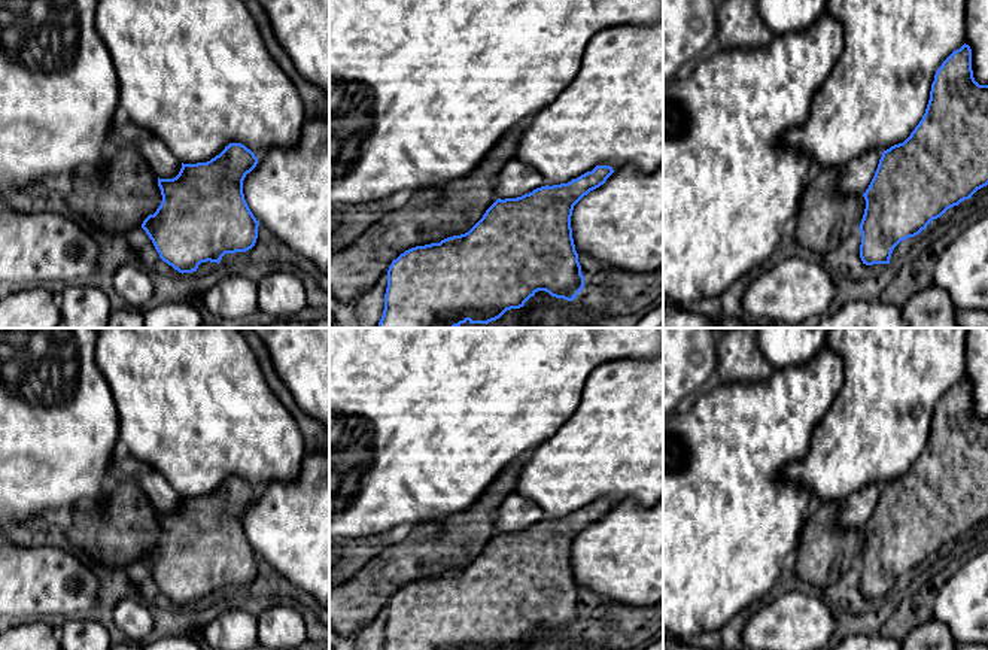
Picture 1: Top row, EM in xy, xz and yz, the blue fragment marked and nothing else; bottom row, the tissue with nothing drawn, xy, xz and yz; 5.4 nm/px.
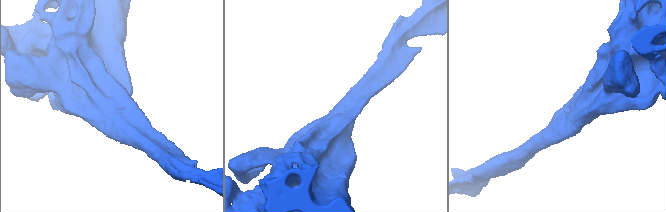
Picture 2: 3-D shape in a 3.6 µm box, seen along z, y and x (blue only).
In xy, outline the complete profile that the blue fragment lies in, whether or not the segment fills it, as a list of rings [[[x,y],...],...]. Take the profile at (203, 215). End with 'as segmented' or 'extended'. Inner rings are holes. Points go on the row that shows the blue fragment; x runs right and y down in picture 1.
[[[229,143],[207,162],[183,164],[173,179],[159,179],[162,201],[142,228],[152,240],[159,258],[179,273],[197,271],[201,262],[221,262],[225,253],[246,252],[258,239],[259,222],[250,212],[243,180],[258,164],[255,154],[241,143]]]; as segmented

